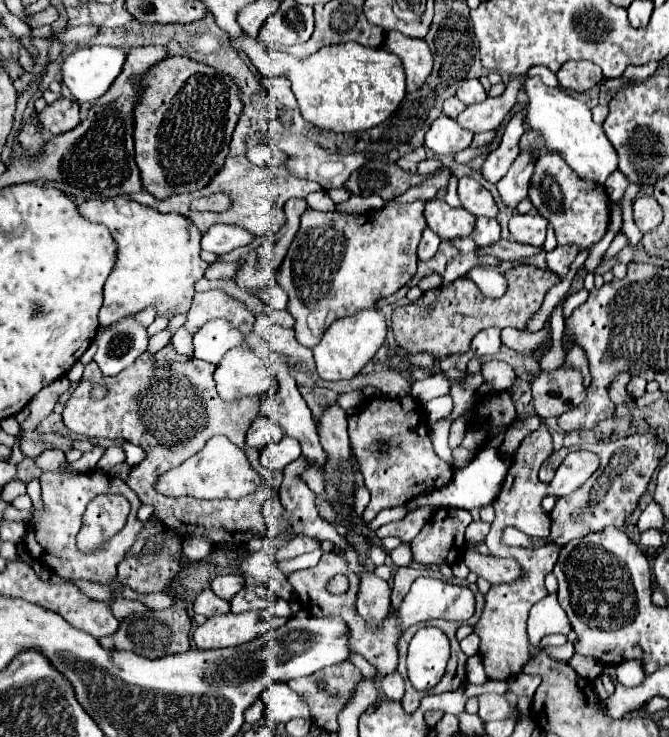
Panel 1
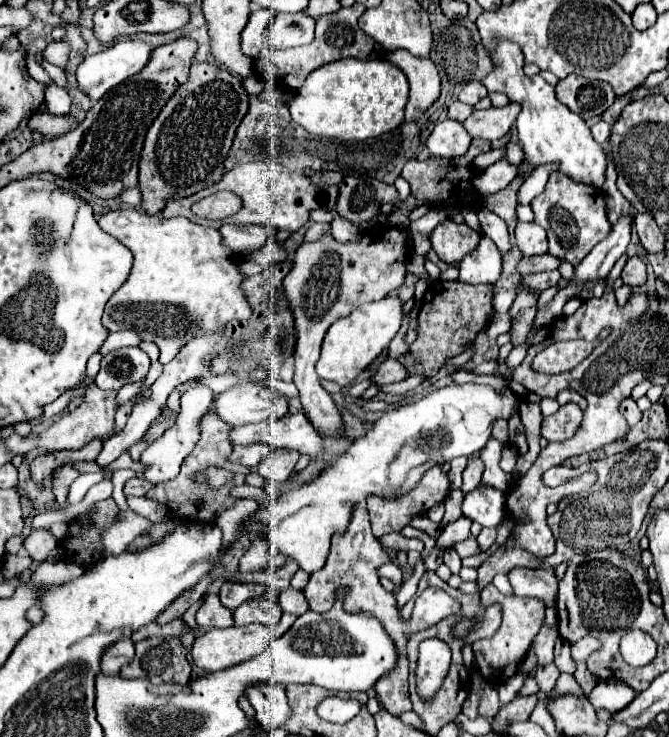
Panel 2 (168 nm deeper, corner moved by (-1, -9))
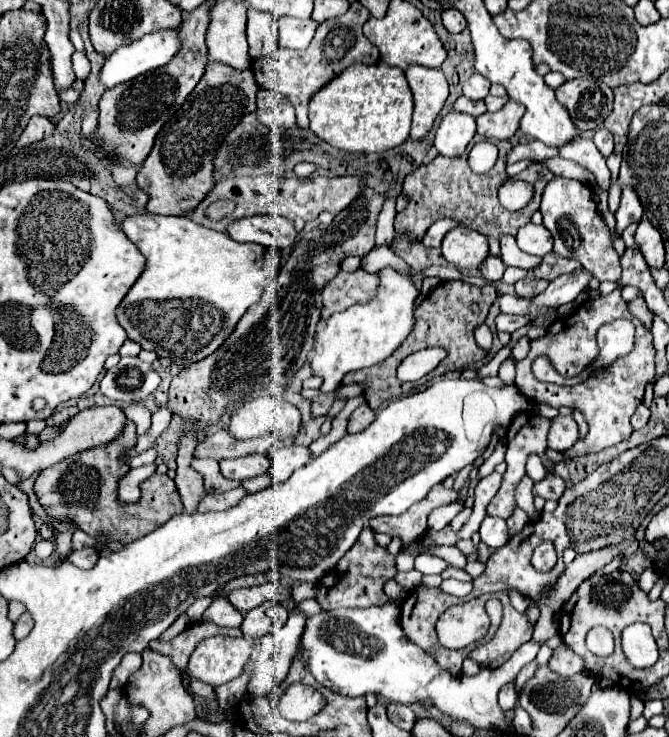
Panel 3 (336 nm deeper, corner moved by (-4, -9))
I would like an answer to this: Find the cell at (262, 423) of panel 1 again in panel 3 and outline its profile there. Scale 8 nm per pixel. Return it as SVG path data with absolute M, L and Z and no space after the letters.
M262 453L220 461L222 475L228 479L238 479L238 481L244 481L244 479L256 477L256 475L264 475L268 471L268 467L270 467L270 461Z

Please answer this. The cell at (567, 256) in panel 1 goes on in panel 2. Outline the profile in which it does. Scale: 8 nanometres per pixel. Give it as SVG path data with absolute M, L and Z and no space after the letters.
M545 271L545 273L525 275L523 277L523 287L531 289L531 291L545 291L545 289L553 287L559 281L559 277L561 277L559 271Z

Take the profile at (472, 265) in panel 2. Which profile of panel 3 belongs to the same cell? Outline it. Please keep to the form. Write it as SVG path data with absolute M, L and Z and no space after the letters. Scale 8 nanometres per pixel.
M488 255L480 263L480 267L478 267L478 271L482 273L482 277L488 279L488 281L500 281L504 269L506 269L506 265L502 263L502 259L500 257L494 257L494 255Z

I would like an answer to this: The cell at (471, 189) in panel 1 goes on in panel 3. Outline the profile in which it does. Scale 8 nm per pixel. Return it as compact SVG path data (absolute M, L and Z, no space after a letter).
M500 235L500 255L506 265L514 265L514 267L522 267L522 269L534 269L542 261L540 257L532 257L528 253L520 251L520 247L516 245L516 239L512 235Z

